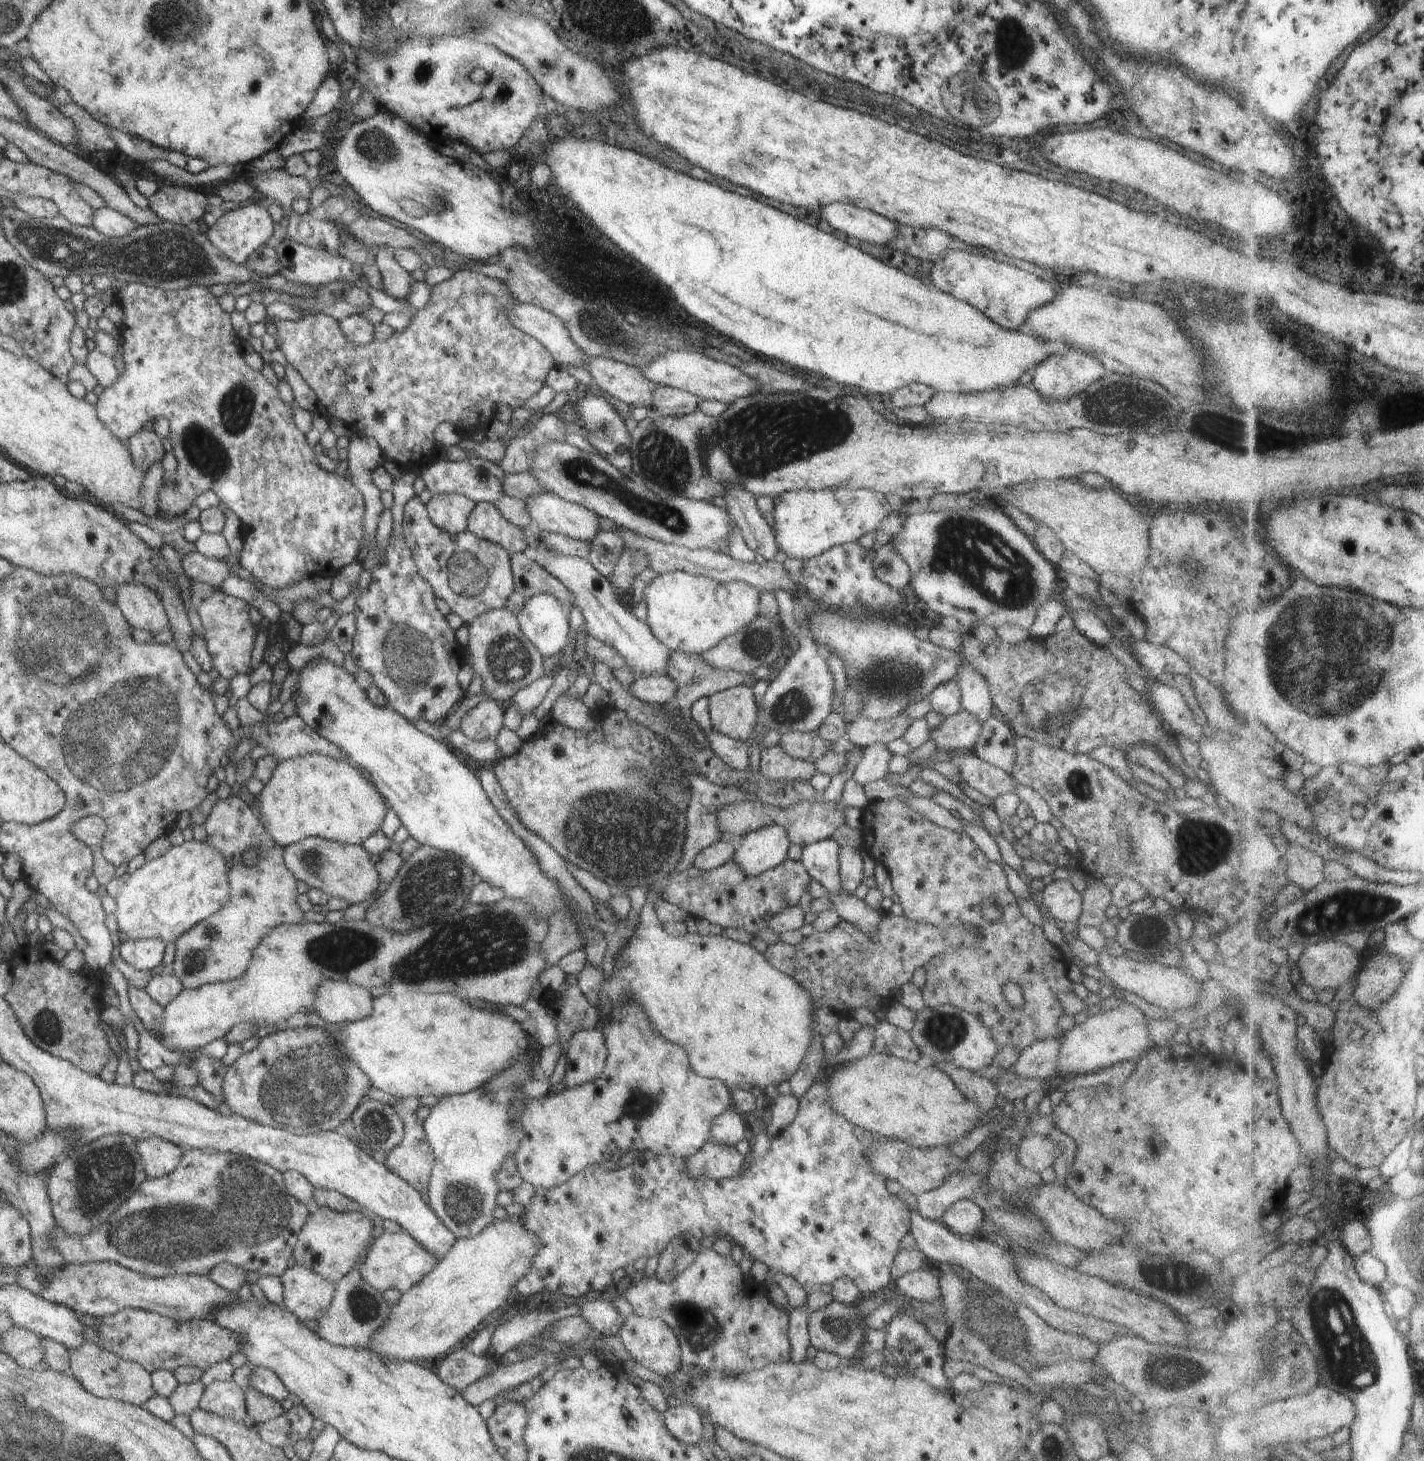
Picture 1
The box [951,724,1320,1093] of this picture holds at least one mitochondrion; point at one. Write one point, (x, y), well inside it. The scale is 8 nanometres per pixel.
(1199, 848)

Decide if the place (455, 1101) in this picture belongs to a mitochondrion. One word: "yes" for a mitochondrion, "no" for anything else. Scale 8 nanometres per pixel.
no

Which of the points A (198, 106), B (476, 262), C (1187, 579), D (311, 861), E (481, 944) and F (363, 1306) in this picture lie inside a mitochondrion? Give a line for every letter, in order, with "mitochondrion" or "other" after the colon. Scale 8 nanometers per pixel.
A: other
B: other
C: mitochondrion
D: mitochondrion
E: mitochondrion
F: mitochondrion

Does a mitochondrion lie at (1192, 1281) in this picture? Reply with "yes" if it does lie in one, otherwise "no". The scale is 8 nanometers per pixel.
yes

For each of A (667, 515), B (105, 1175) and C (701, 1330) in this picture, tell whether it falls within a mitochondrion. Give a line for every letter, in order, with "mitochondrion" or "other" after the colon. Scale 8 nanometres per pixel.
A: mitochondrion
B: mitochondrion
C: mitochondrion

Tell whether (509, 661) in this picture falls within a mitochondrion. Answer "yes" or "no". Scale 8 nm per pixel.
yes

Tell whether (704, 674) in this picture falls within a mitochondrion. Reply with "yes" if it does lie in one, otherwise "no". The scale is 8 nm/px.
no

